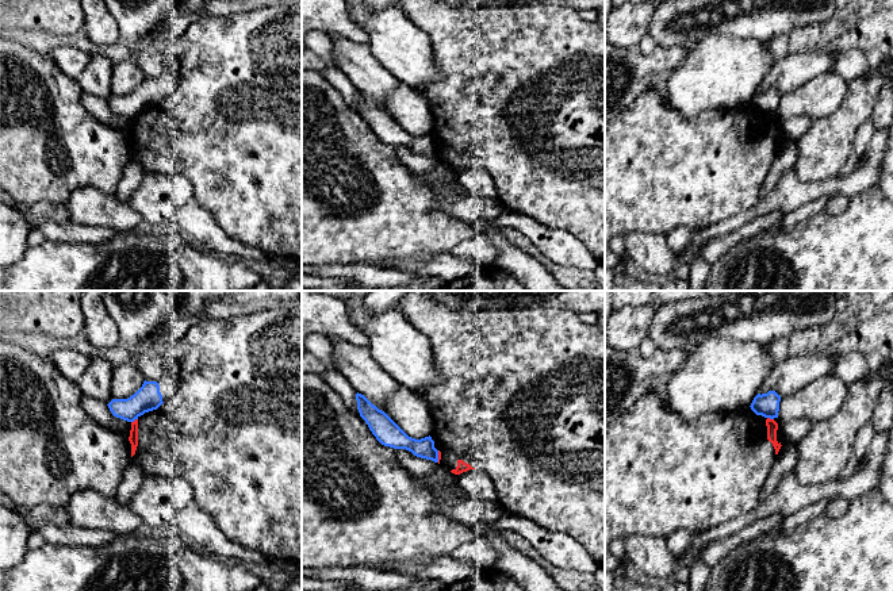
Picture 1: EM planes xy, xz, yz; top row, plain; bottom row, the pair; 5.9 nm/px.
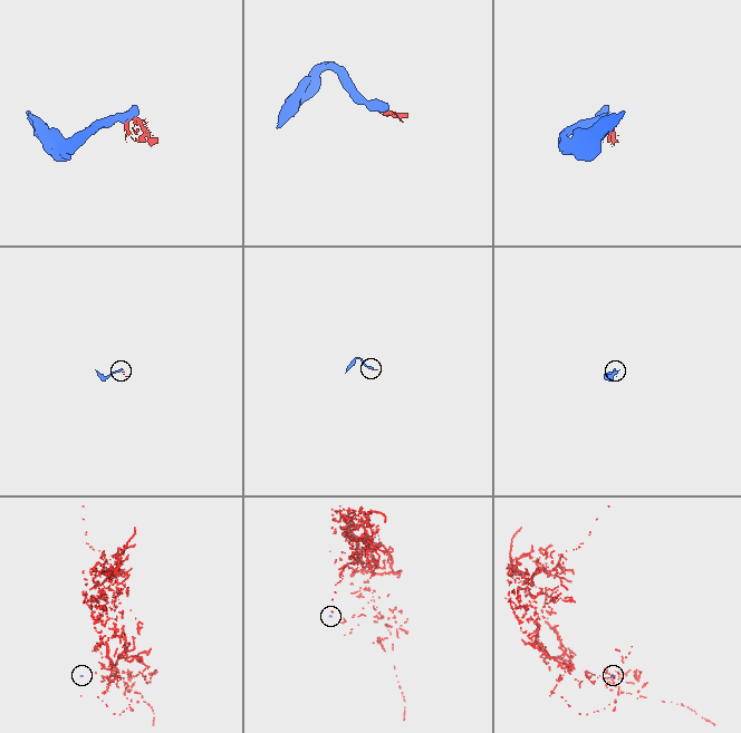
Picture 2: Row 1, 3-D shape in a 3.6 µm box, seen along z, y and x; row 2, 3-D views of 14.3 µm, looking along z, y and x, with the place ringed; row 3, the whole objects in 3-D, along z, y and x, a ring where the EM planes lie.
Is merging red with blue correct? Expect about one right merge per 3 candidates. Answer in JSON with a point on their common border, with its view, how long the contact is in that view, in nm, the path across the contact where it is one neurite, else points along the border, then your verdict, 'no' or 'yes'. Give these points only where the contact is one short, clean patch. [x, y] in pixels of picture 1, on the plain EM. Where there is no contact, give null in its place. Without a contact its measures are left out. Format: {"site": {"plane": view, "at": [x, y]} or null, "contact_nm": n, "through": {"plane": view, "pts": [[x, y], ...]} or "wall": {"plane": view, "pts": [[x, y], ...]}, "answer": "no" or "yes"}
{"site": {"plane": "xy", "at": [135, 116]}, "contact_nm": 50, "answer": "no"}

